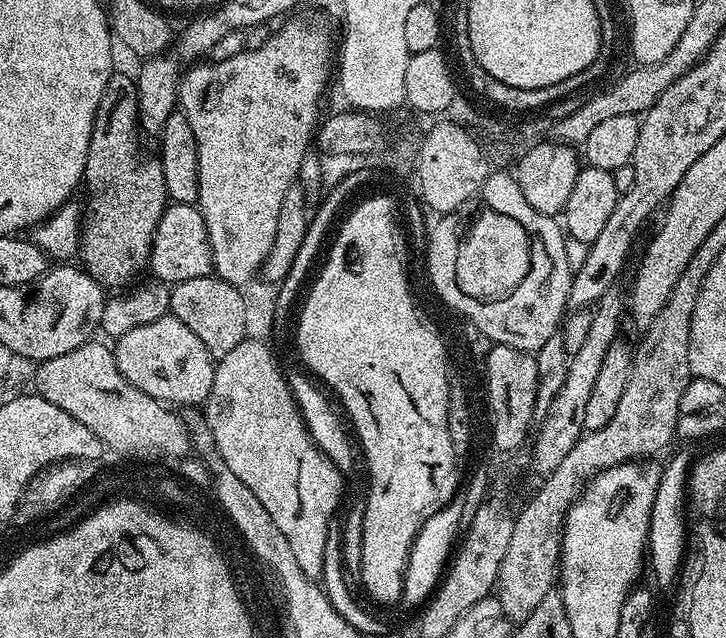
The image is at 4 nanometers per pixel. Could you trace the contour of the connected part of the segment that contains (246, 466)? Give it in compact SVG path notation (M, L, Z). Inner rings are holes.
M246 338L215 361L214 386L202 411L208 415L206 428L212 433L215 451L254 490L254 498L266 506L266 514L286 534L302 574L319 581L324 575L328 527L341 507L342 472L313 442L285 373L280 373L267 347L263 340Z

